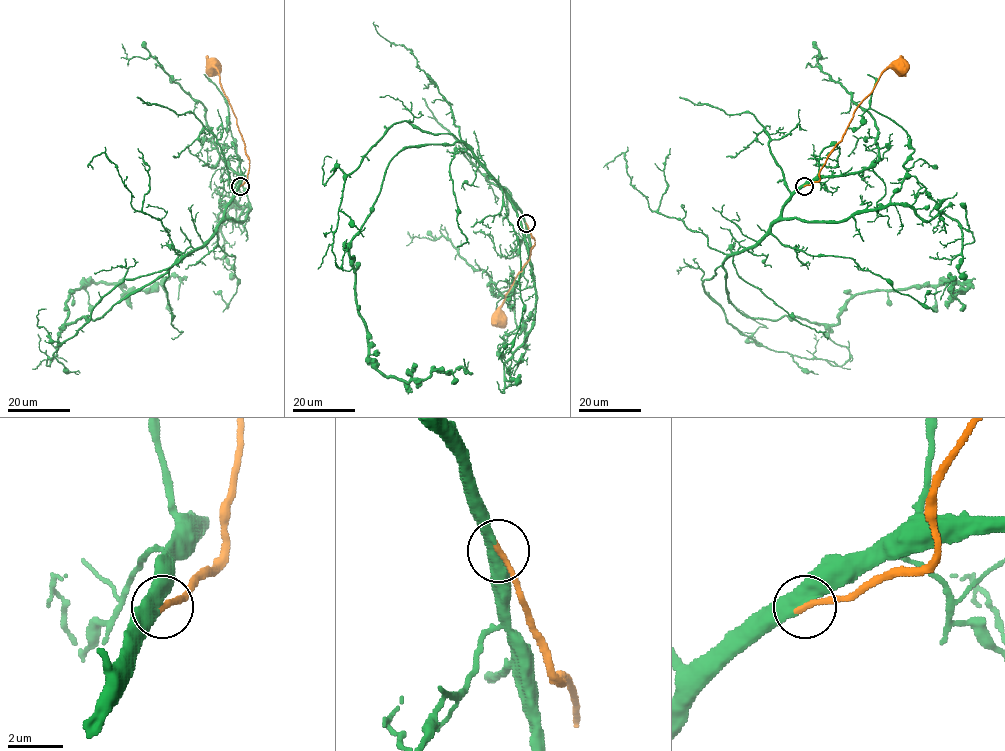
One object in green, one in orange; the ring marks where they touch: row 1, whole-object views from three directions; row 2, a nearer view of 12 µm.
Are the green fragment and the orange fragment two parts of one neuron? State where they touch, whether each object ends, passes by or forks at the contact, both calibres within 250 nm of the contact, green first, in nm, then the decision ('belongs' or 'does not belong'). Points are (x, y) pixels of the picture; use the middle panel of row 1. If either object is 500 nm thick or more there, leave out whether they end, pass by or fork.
place (526, 223); green passes by; orange ends; calibres 460 and 240 nm; belongs

